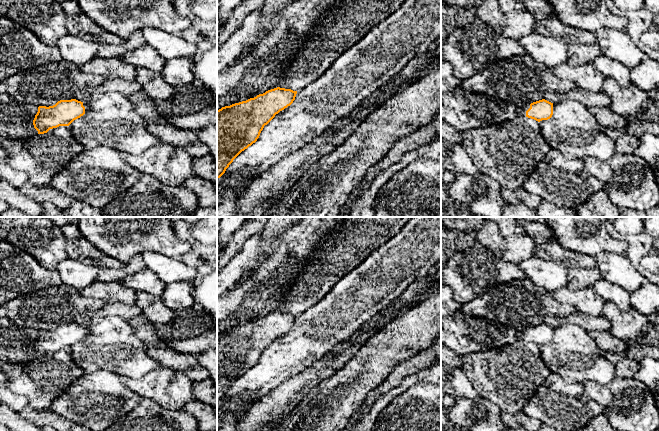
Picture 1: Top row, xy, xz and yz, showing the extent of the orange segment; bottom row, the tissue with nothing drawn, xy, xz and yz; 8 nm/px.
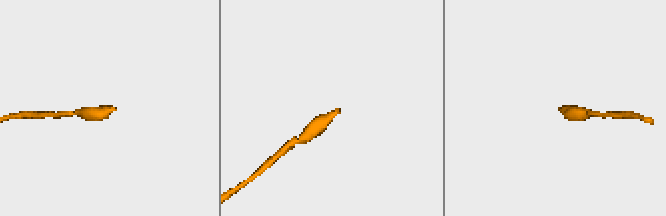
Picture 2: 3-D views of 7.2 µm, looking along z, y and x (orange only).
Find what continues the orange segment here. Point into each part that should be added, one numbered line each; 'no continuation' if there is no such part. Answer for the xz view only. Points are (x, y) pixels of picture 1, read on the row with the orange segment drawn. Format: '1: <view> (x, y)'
no continuation

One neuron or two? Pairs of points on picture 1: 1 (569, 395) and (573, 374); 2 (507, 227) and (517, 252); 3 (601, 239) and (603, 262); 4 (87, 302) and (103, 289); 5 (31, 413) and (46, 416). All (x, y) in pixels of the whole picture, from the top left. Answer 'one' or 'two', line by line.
1: two
2: two
3: two
4: two
5: one

